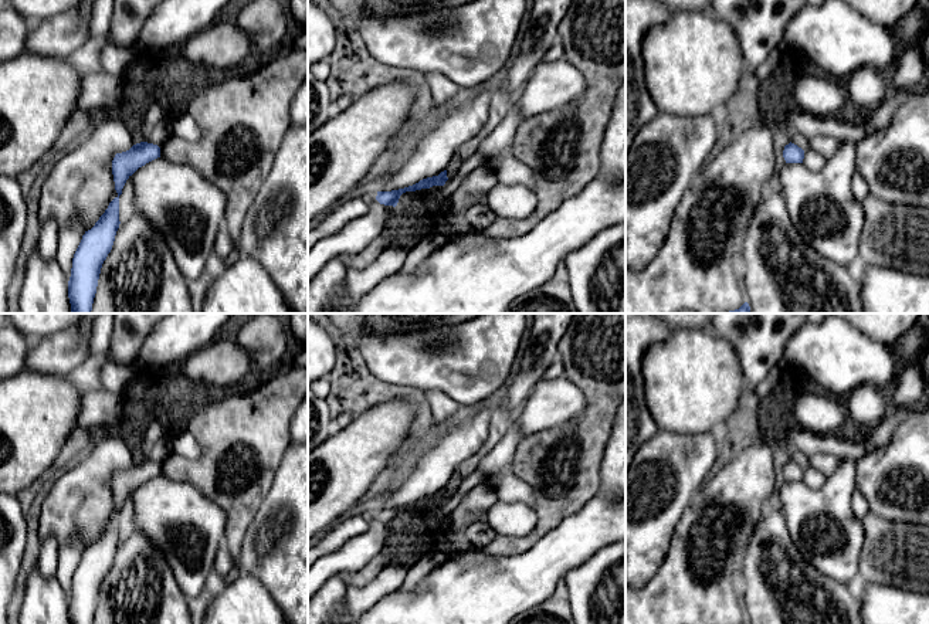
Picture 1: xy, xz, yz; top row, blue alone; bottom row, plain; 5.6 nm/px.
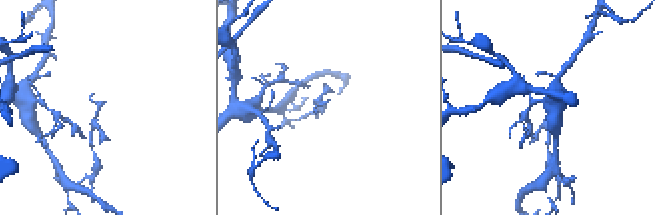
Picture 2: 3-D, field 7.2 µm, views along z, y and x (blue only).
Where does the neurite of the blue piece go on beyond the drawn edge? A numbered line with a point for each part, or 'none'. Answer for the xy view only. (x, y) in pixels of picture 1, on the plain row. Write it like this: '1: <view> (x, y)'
none

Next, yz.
none

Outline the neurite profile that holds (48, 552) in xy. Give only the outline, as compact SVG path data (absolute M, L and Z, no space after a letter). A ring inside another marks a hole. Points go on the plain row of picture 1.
M54 536L41 542L38 555L38 572L44 579L57 576L58 543Z

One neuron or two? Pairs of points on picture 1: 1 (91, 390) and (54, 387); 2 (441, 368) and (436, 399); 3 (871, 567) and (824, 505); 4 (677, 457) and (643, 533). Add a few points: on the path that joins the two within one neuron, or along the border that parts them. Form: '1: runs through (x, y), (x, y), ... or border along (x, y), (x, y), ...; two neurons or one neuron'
1: border along (64, 377), (78, 392), (80, 411), (77, 423); two neurons
2: border along (426, 390), (441, 390), (460, 404); two neurons
3: border along (861, 521), (864, 542), (857, 580); two neurons
4: runs through (678, 477), (675, 501), (663, 515); one neuron

